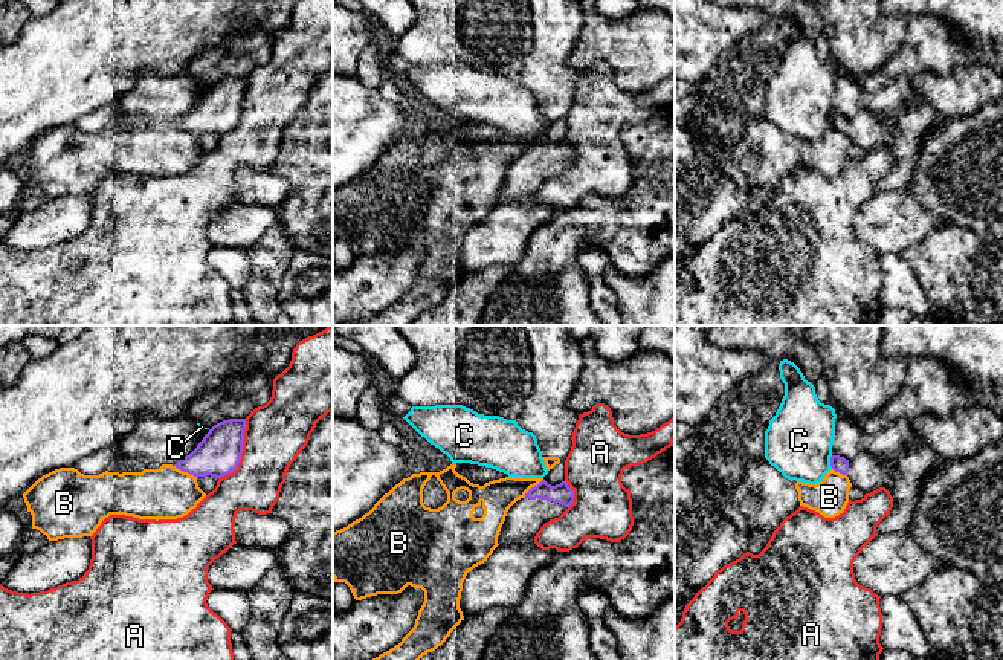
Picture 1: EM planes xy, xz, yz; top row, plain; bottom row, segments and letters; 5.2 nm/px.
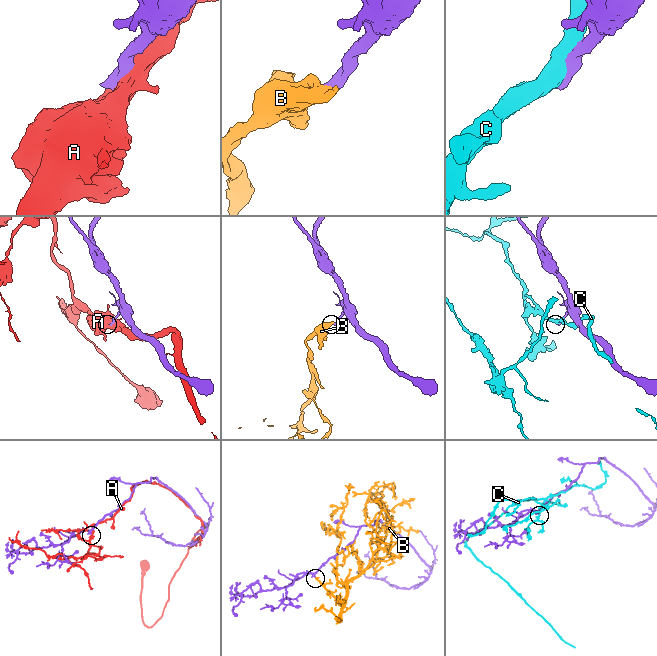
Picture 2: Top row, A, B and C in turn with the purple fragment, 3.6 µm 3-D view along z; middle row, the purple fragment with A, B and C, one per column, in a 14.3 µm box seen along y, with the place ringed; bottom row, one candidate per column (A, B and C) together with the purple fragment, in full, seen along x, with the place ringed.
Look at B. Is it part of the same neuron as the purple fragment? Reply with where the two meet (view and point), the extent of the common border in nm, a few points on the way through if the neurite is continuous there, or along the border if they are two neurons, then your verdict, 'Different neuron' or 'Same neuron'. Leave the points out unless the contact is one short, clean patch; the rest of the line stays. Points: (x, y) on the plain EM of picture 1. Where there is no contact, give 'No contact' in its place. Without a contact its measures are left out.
Touches purple at xy (187, 129). Shared border 140 nm. Boundary: xy (174, 122), (197, 135). Different neuron

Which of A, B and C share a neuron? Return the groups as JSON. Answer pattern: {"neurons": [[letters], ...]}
{"neurons": [["A"], ["B"], ["C"]]}

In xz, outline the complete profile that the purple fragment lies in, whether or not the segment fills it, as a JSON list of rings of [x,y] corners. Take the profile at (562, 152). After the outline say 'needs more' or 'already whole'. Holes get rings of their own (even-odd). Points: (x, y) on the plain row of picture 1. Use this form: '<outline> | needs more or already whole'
[[[542,138],[508,167],[498,202],[524,203],[534,200],[540,185],[550,177],[559,176],[572,160],[574,148],[566,139],[551,144]]] | needs more

